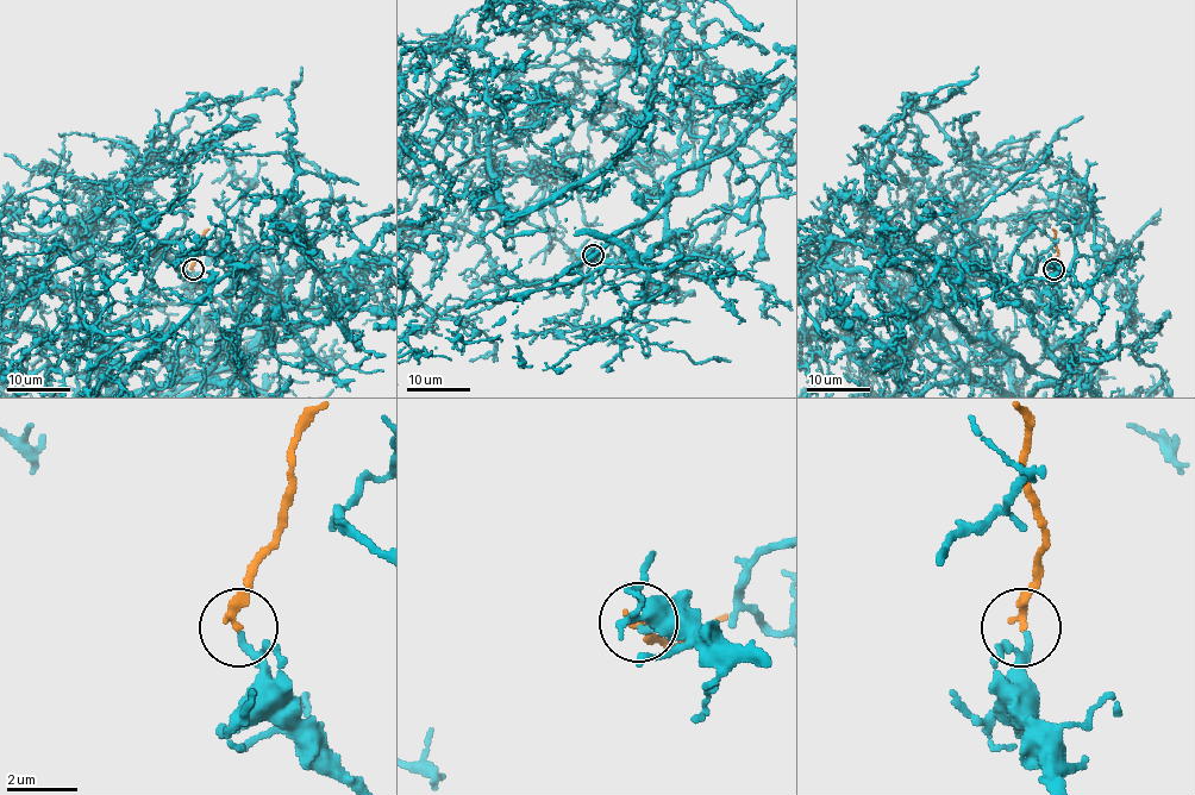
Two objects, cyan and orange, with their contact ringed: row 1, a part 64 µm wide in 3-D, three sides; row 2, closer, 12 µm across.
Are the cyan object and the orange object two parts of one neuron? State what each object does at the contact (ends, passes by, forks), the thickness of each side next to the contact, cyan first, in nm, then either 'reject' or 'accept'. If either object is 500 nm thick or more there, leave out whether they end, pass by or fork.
cyan passes by; orange ends there; 160 nm thick on the cyan side, 280 nm on the other; accept

